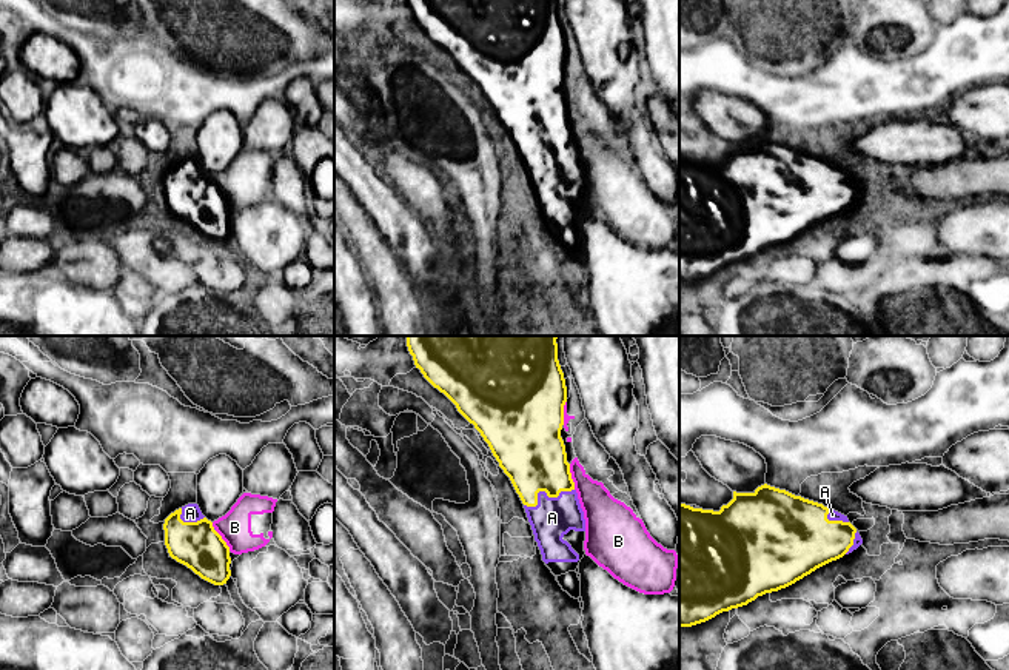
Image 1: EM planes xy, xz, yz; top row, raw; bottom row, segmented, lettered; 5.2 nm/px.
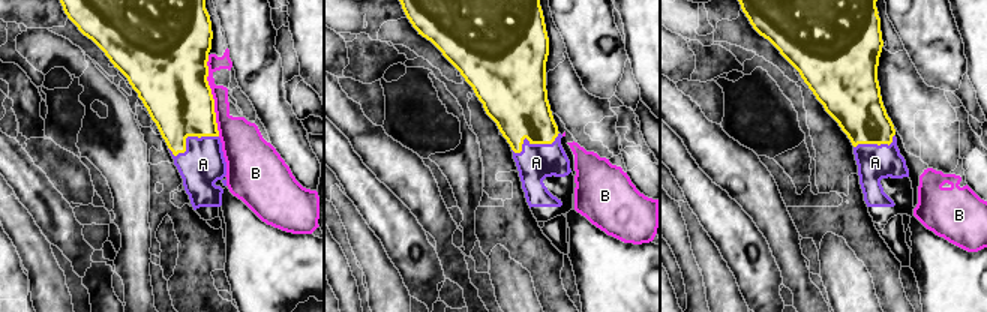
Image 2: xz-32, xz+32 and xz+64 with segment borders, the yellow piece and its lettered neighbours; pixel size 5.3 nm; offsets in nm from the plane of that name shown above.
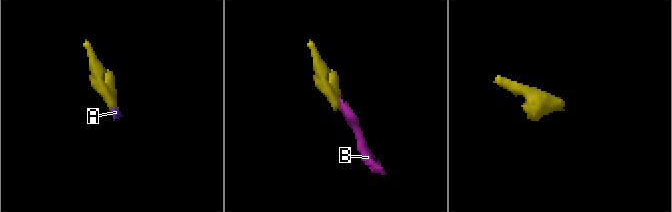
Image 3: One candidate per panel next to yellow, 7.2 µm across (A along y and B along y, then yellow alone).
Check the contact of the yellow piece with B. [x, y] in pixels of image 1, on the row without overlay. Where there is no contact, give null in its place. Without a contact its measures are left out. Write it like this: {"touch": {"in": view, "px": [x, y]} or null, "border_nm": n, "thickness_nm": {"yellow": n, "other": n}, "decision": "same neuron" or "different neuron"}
{"touch": {"in": "xz", "px": [570, 131]}, "border_nm": 140, "thickness_nm": {"yellow": 360, "other": 190}, "decision": "different neuron"}

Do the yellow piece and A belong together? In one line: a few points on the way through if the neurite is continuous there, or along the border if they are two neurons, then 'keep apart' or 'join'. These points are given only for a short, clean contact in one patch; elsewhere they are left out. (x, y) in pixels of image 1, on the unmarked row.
join

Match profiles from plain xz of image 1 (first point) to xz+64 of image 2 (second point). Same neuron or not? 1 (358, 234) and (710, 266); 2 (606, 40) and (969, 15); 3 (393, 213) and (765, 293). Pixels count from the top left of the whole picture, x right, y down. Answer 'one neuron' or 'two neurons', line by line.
1: one neuron
2: two neurons
3: one neuron

